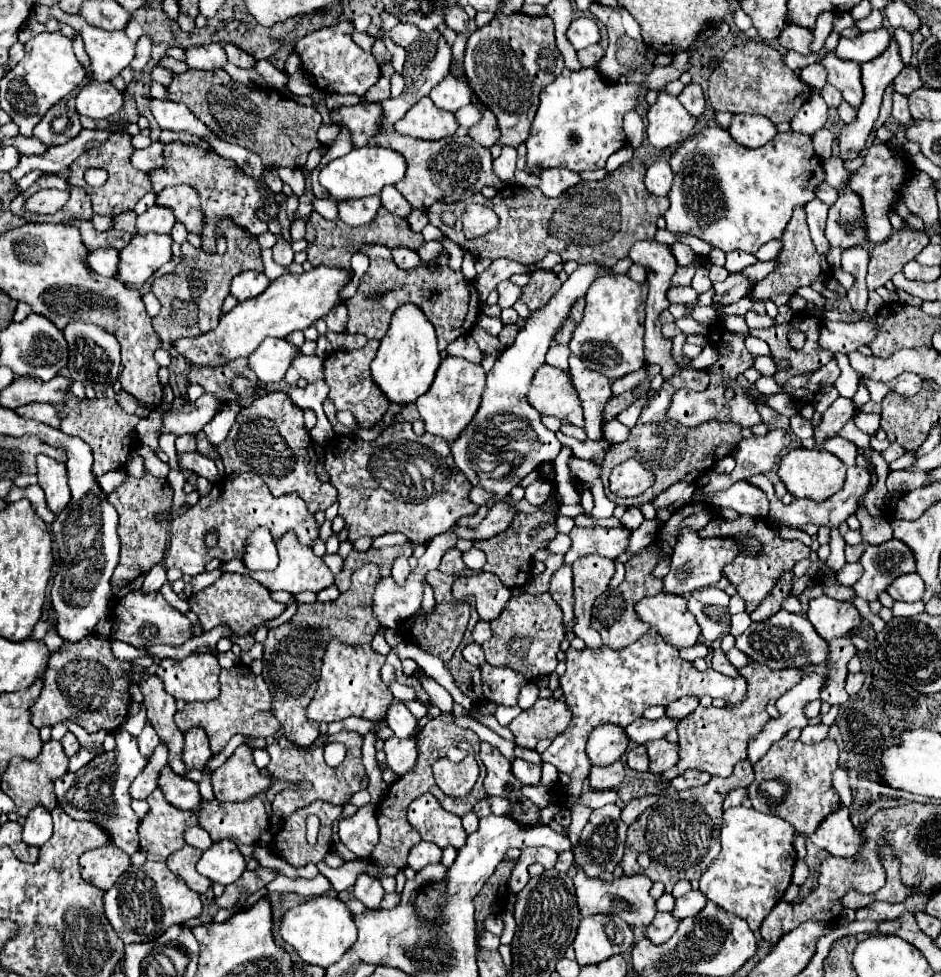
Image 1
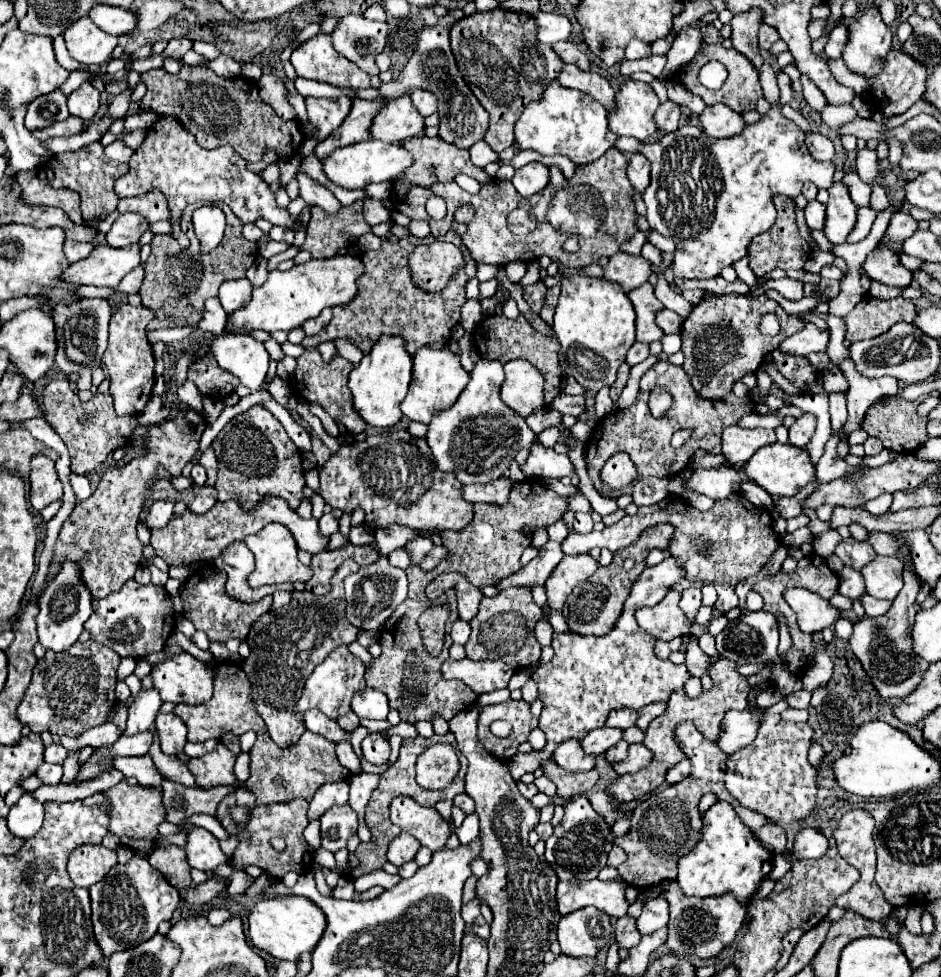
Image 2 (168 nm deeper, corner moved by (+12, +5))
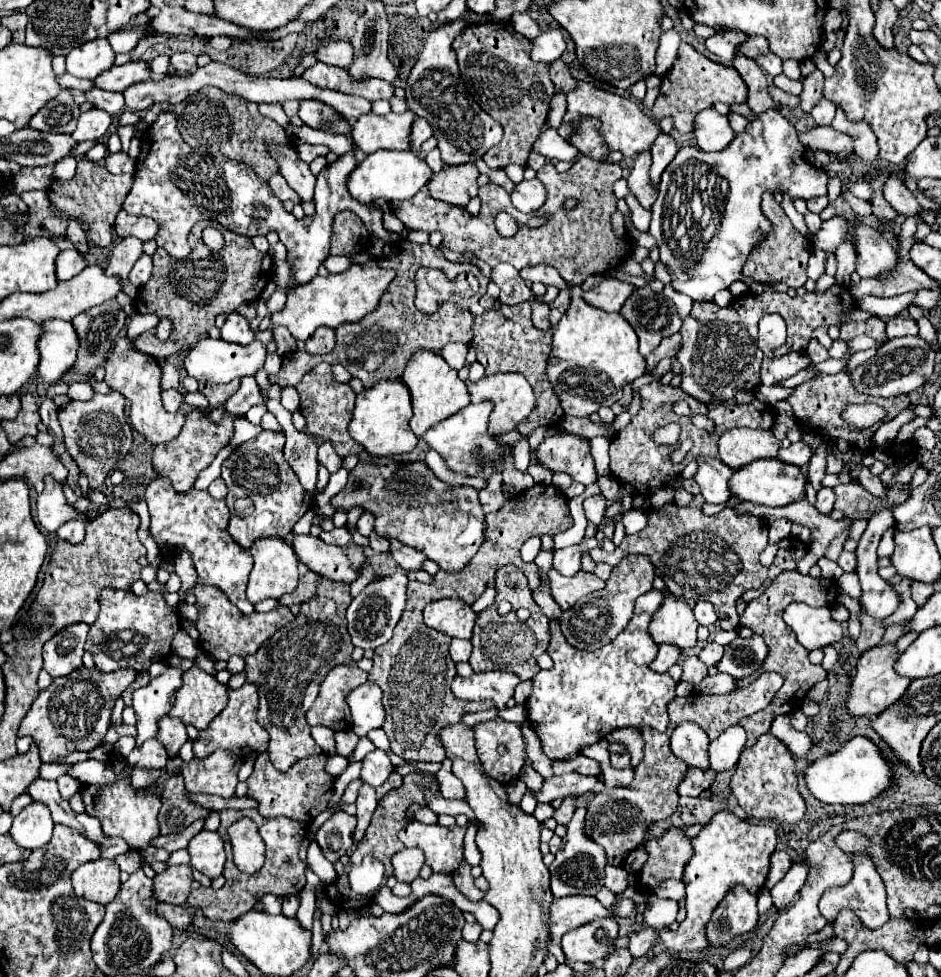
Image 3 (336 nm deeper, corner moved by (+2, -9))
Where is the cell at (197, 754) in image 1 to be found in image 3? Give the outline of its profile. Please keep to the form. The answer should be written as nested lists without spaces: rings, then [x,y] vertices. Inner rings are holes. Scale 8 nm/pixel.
[[[162,718],[162,722],[158,724],[160,726],[160,732],[158,732],[158,740],[166,746],[166,752],[170,758],[178,756],[180,748],[188,742],[188,734],[186,734],[186,728],[182,724],[182,720],[176,720],[176,718]]]

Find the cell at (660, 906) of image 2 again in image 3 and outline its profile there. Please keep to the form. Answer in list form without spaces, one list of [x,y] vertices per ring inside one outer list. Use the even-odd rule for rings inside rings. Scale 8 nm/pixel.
[[[642,928],[630,934],[628,948],[634,954],[634,958],[640,958],[640,956],[646,956],[648,950],[652,950],[658,940],[660,940],[660,932],[656,928]]]

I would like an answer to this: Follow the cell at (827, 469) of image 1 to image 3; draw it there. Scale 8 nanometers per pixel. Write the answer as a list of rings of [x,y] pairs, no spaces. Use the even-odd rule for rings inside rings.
[[[778,458],[758,460],[758,462],[752,462],[750,466],[744,466],[742,470],[736,470],[730,484],[732,484],[730,490],[734,496],[748,502],[764,504],[764,506],[788,506],[806,496],[806,476],[800,472],[798,466],[790,466]]]

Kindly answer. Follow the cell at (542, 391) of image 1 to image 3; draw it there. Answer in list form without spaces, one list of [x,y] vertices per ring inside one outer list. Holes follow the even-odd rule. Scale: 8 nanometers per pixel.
[[[494,374],[494,376],[484,376],[478,382],[470,382],[468,390],[472,394],[472,402],[482,402],[490,398],[494,402],[494,412],[490,414],[490,430],[494,434],[506,434],[516,430],[516,426],[526,420],[532,410],[536,408],[536,394],[530,382],[522,374]]]

